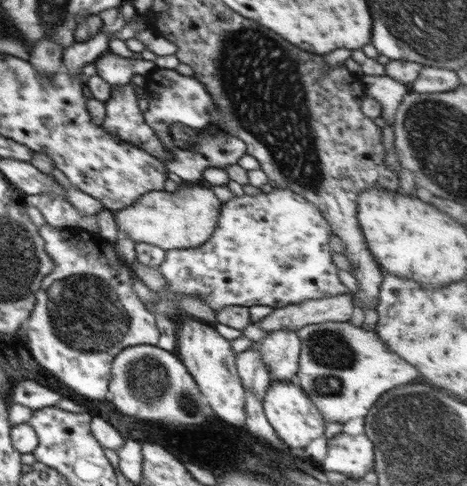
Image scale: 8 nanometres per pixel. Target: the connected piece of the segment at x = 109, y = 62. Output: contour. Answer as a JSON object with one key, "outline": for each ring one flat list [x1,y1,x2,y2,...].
{"outline":[[108,51,96,60,95,70,97,76,108,81,110,86,124,86,131,82,133,76,146,77,155,67,154,61,133,59,129,54]]}

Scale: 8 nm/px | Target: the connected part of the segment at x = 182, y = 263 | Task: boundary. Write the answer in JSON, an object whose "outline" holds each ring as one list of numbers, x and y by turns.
{"outline":[[275,189,255,196,242,195,233,197,221,204,220,218,210,238,200,246,188,249,165,251,164,260,157,269,165,278,167,289,151,293,153,308,172,322,186,316,178,306,177,296,197,296,212,310,222,310,223,306,245,306,256,304,284,308,289,304,300,304,313,298,326,298,349,293,349,288,339,279,338,268,332,260,331,248,328,245,332,234,331,226,312,202,293,190]]}

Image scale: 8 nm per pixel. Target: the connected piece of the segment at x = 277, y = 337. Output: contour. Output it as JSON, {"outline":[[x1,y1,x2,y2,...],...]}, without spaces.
{"outline":[[276,330,268,333,266,338,253,341,253,348,260,353,261,359,269,368,271,380,296,380,299,369,299,354,301,351,301,339,294,330]]}

